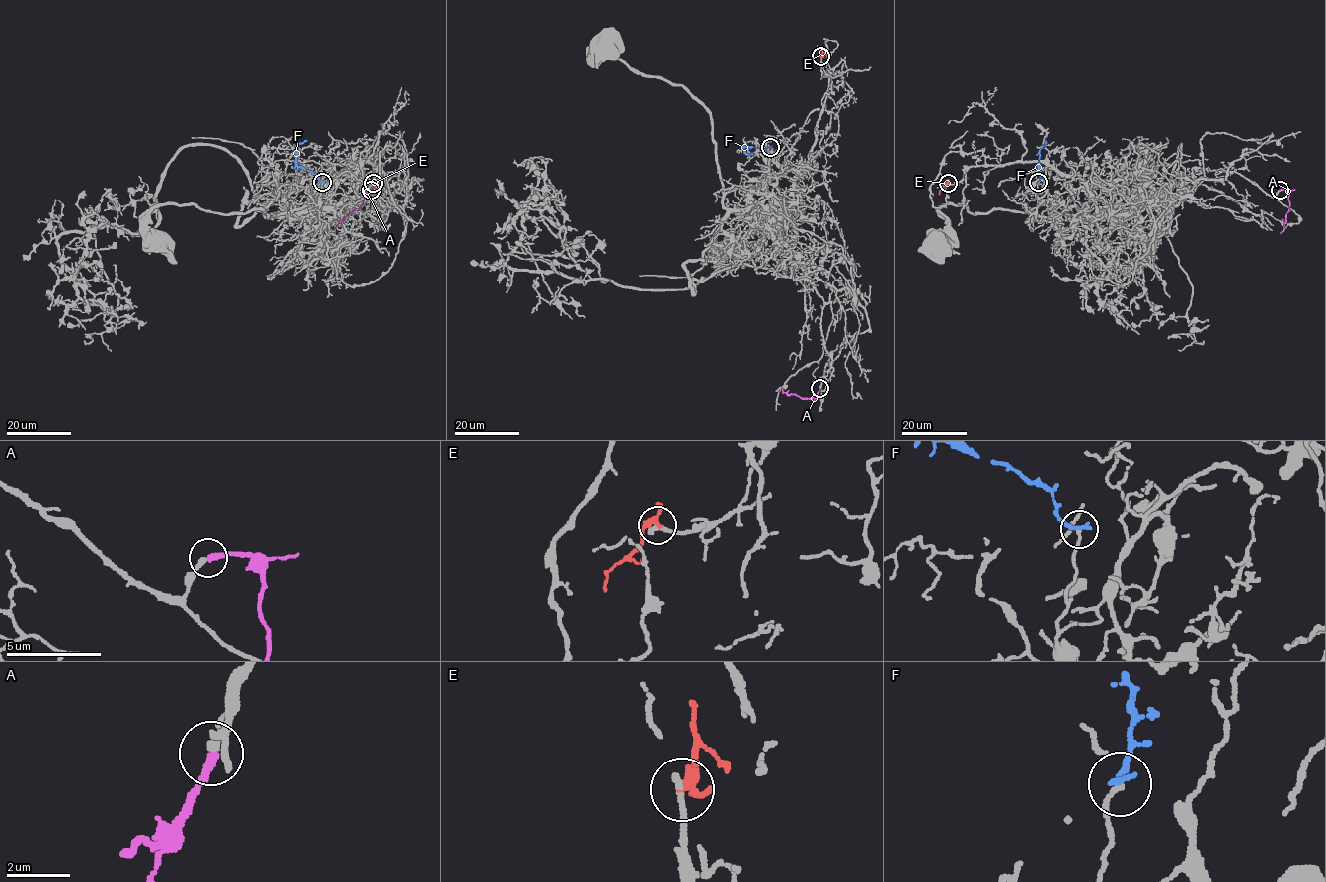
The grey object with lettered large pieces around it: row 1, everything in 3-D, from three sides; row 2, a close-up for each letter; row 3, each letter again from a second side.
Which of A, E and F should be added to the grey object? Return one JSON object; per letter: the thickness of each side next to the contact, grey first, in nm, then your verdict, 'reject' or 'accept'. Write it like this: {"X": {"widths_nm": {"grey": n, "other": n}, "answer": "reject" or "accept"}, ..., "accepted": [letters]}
{"A": {"widths_nm": {"grey": 240, "other": 300}, "answer": "accept"}, "E": {"widths_nm": {"grey": 240, "other": 280}, "answer": "accept"}, "F": {"widths_nm": {"grey": 160, "other": 280}, "answer": "reject"}, "accepted": ["A", "E"]}

